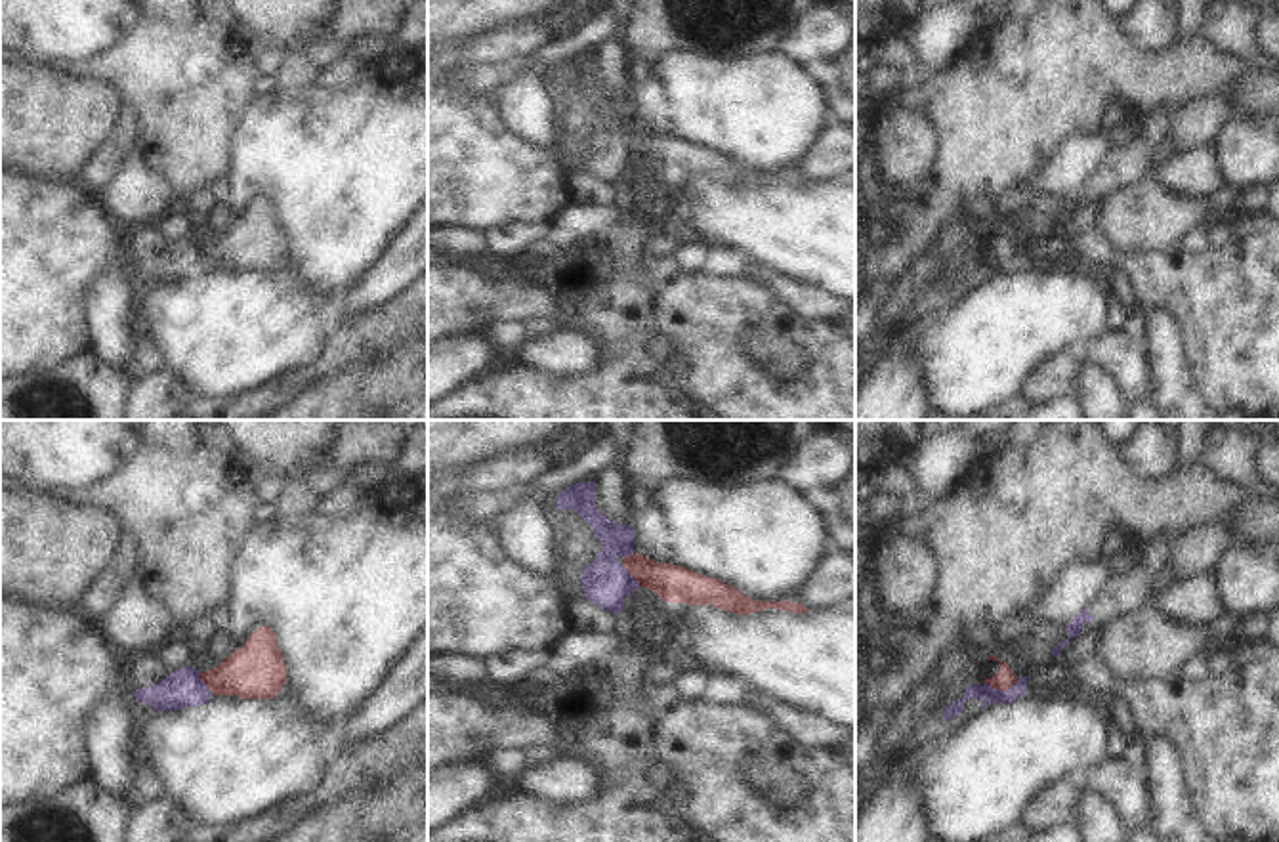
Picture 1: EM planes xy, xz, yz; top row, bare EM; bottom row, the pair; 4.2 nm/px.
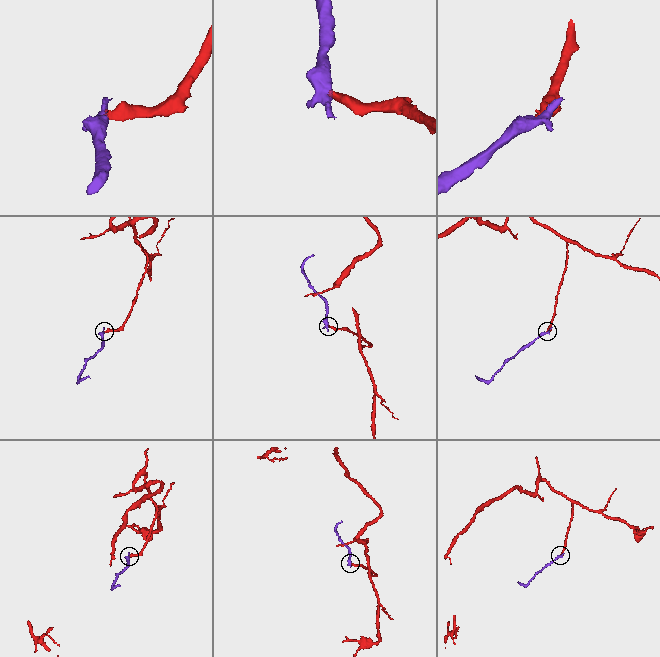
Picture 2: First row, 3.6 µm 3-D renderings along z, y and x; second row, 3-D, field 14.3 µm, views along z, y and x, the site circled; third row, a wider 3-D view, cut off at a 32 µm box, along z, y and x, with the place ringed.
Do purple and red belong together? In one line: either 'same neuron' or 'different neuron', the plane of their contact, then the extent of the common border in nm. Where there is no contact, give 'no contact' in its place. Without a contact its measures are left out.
different neuron | yz | 140 nm

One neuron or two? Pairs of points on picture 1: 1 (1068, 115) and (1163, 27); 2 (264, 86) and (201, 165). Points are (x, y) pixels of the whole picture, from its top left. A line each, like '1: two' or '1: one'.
1: two
2: two

